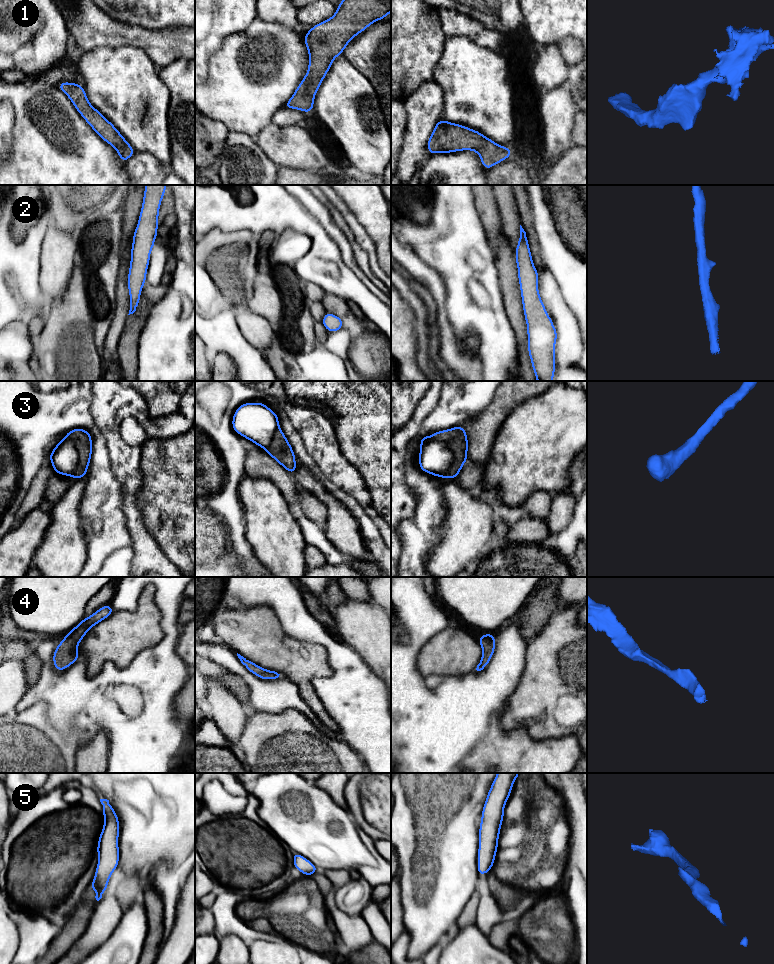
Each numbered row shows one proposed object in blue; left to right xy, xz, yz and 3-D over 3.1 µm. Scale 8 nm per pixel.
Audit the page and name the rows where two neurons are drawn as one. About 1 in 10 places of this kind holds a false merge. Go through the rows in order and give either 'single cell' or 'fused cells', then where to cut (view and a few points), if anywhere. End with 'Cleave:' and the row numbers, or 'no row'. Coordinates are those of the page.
1: single cell; cut none
2: single cell; cut none
3: single cell; cut none
4: single cell; cut none
5: single cell; cut none
Cleave: no row

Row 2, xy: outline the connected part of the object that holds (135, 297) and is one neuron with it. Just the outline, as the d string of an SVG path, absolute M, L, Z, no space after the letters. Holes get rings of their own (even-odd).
M145 185L143 203L131 247L131 260L127 278L130 296L128 315L136 311L143 285L146 283L150 254L158 236L159 209L166 189L167 185Z

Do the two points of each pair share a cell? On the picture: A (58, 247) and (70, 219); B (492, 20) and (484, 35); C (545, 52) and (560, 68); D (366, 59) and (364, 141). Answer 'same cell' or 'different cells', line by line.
A: different cells
B: different cells
C: same cell
D: different cells

